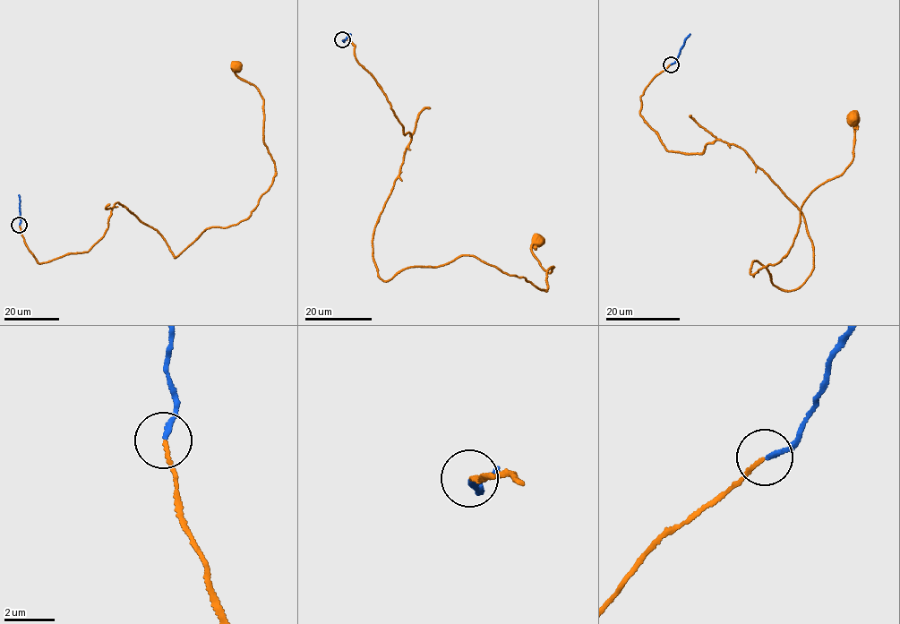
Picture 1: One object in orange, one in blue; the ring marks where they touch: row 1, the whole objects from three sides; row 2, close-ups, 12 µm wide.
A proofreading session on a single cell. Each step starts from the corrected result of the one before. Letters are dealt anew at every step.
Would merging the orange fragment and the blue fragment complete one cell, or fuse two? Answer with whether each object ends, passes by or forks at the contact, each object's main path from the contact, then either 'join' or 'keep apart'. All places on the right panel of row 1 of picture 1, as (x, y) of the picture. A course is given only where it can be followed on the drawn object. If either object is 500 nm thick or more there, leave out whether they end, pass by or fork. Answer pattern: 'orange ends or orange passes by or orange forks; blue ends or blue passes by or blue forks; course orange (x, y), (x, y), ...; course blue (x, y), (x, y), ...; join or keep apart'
orange ends; blue ends; course orange (670, 64), (639, 111), (667, 150), (732, 144), (803, 217), (783, 290), (753, 261), (854, 119); course blue (671, 64), (690, 34); join

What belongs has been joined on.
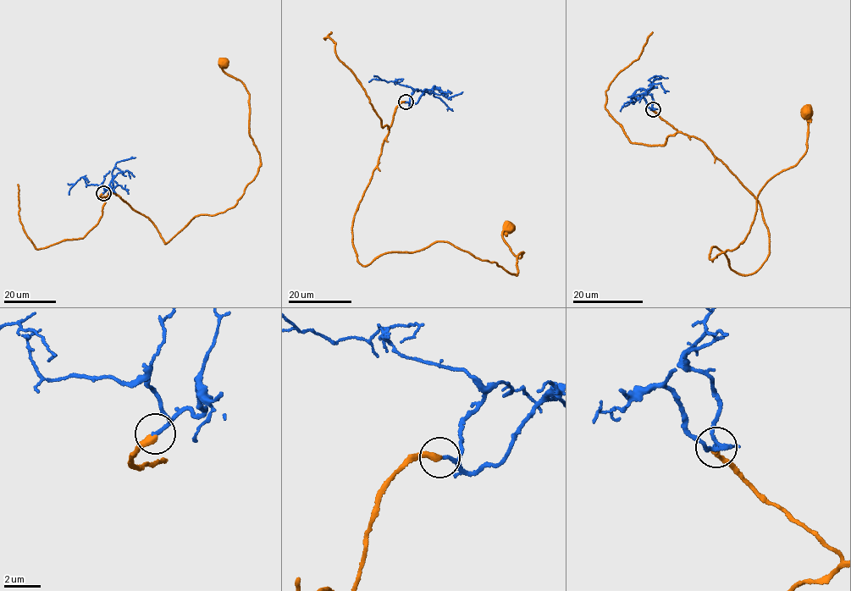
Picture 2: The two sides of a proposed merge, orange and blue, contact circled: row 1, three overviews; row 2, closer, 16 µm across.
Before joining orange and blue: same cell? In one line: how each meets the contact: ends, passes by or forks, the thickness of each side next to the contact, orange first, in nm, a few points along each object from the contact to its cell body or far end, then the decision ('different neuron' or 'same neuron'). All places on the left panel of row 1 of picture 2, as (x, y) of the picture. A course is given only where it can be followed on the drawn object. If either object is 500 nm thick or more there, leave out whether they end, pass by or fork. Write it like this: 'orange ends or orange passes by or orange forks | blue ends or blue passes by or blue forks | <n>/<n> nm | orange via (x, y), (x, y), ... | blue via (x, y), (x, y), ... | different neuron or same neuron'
orange ends | blue ends | 360/200 nm | orange via (103, 193), (148, 218), (164, 244), (195, 217), (234, 206), (261, 163), (246, 91), (223, 63) | blue via (103, 193), (110, 189), (109, 185), (113, 186), (118, 173), (127, 170), (134, 177) | same neuron

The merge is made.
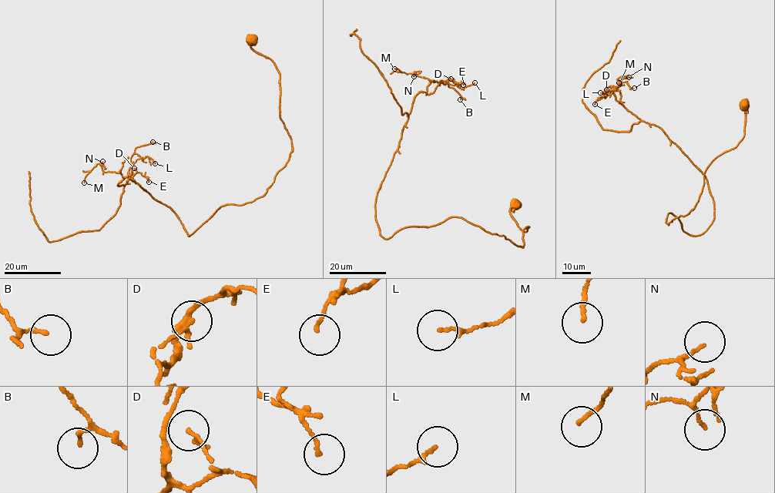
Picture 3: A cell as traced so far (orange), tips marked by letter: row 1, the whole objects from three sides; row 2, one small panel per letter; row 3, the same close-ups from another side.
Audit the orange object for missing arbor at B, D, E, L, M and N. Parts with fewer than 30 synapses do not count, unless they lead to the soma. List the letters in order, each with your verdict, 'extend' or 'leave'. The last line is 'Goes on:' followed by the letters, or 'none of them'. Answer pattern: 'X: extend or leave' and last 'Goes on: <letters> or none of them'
B: leave
D: leave
E: leave
L: leave
M: leave
N: leave
Goes on: none of them

